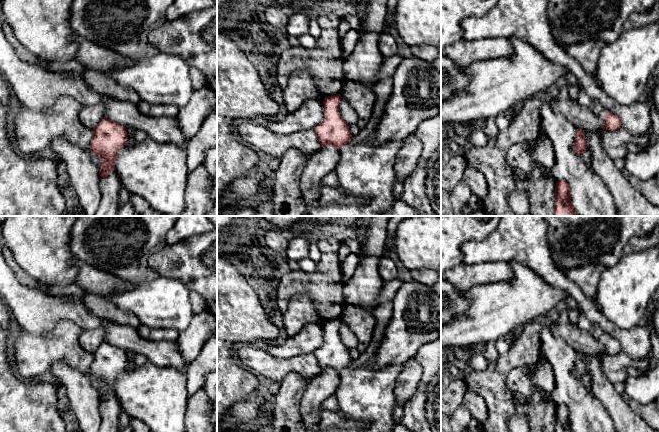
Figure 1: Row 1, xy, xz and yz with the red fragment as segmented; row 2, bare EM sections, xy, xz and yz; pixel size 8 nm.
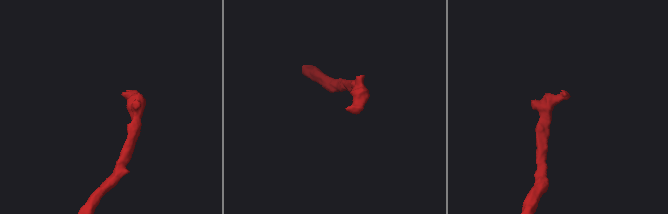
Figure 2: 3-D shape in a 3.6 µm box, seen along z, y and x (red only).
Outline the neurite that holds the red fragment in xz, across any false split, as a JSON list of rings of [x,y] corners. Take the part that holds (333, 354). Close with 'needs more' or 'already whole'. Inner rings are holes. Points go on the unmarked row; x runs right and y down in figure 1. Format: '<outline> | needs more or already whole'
[[[337,318],[325,321],[323,325],[324,343],[314,351],[314,356],[322,371],[333,369],[340,374],[352,362],[349,349],[342,343],[339,336],[340,324],[341,319]]] | already whole

